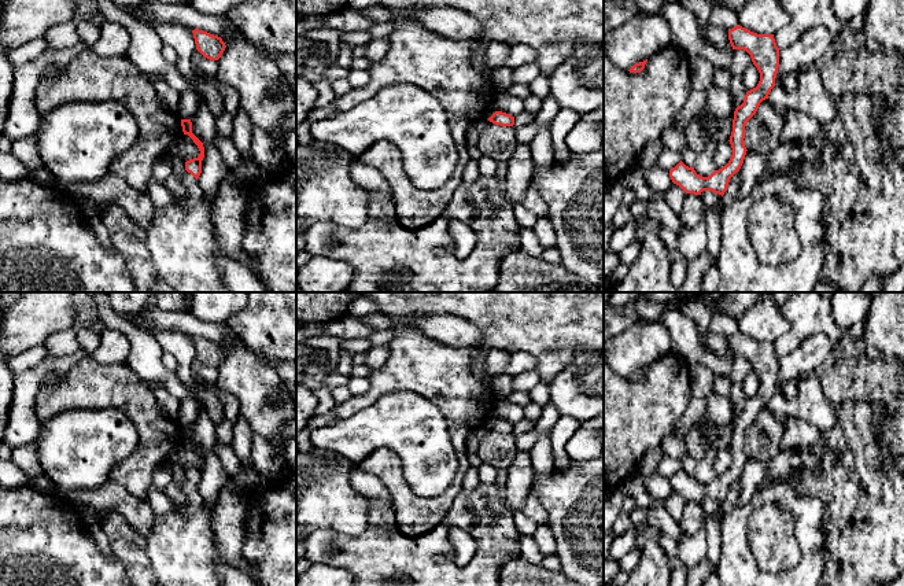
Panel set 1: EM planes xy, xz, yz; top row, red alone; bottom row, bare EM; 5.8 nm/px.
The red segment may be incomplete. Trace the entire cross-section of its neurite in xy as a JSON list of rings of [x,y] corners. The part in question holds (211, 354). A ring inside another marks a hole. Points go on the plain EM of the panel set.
[[[195,336],[192,338],[196,357],[210,368],[218,368],[225,358],[225,350],[221,344],[207,339]]]

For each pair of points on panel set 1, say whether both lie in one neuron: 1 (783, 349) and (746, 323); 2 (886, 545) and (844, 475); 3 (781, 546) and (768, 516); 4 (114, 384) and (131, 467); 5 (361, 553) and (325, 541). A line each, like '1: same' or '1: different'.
1: different
2: same
3: same
4: same
5: same

